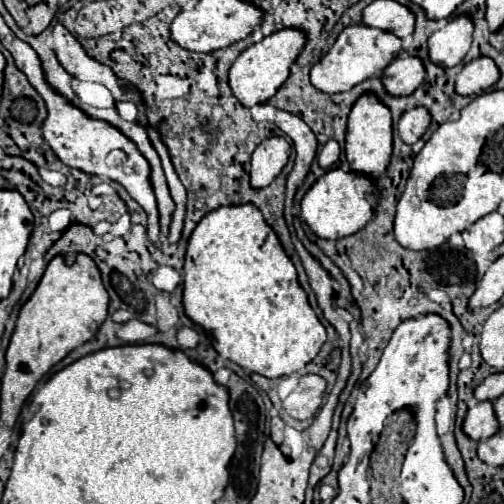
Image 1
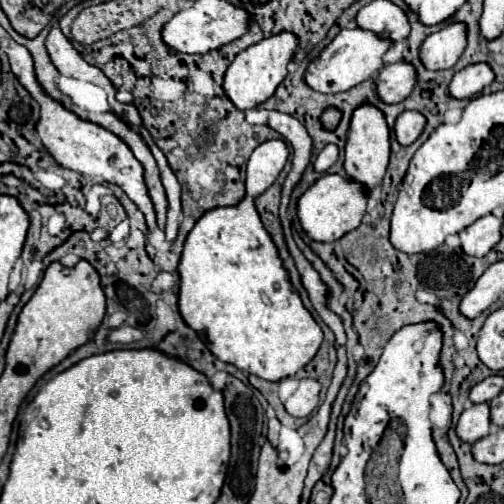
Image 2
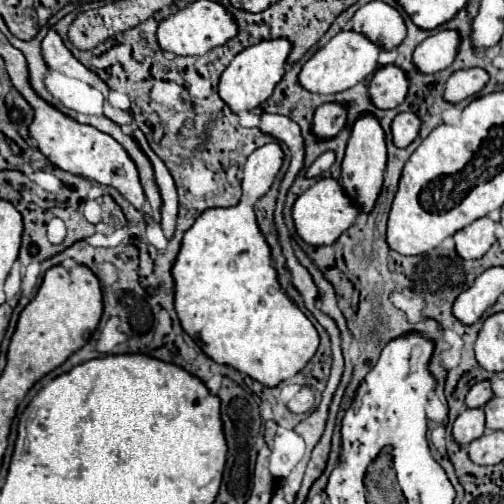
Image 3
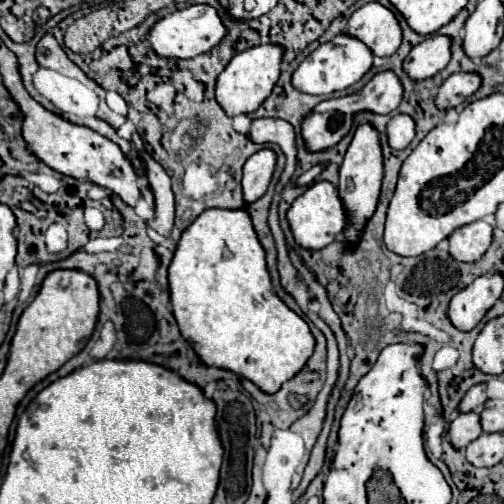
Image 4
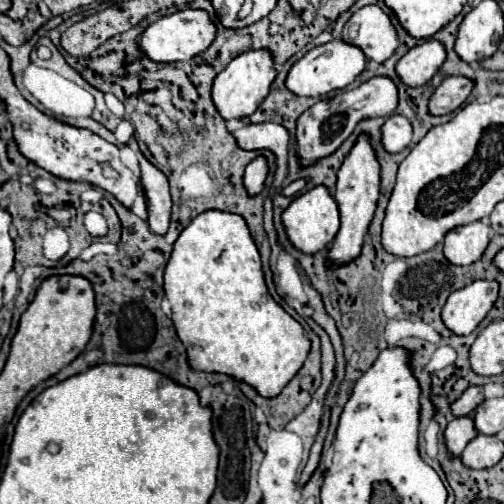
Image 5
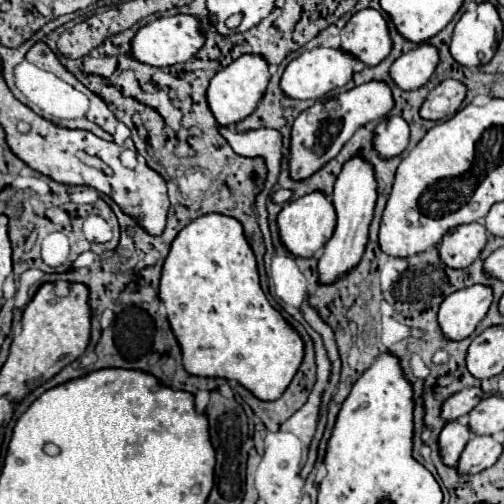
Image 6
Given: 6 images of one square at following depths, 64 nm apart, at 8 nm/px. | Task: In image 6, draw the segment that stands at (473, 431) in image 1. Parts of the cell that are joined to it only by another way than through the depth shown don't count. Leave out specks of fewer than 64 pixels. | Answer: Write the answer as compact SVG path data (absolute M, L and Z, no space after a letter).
M446 422L446 426L442 428L440 432L440 454L442 454L442 460L444 464L448 466L456 466L458 464L458 458L466 446L466 442L470 440L472 432L466 424L460 424L460 422Z

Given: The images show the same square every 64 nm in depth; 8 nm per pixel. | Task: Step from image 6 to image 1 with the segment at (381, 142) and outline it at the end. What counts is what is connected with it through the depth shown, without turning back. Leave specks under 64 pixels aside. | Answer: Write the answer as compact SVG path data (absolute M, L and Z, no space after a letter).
M412 108L400 116L396 130L404 144L414 144L422 138L428 126L430 126L430 116L420 108Z

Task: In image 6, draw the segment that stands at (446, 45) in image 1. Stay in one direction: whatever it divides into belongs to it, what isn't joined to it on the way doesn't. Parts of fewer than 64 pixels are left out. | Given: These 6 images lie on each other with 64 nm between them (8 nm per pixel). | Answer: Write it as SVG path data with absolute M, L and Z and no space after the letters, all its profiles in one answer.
M422 42L414 50L402 54L390 68L392 80L402 90L418 90L424 86L440 62L438 48Z

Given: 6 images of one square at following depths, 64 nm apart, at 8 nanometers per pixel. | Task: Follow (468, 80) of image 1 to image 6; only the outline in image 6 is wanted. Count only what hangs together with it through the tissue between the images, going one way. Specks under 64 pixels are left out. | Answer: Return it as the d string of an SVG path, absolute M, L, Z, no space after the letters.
M444 80L440 82L424 100L420 108L420 116L426 120L444 120L452 118L462 100L466 98L466 84L460 80Z

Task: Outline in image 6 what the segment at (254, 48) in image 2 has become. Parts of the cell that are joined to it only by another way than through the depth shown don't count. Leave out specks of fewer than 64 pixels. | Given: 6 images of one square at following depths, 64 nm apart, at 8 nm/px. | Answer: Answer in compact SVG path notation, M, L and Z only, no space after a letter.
M244 54L238 60L234 60L230 66L226 66L224 70L220 70L210 80L210 88L208 88L208 94L206 94L208 106L214 112L218 124L220 126L228 126L228 124L240 122L246 116L250 116L256 110L258 102L262 100L268 82L270 82L268 62L260 54Z

